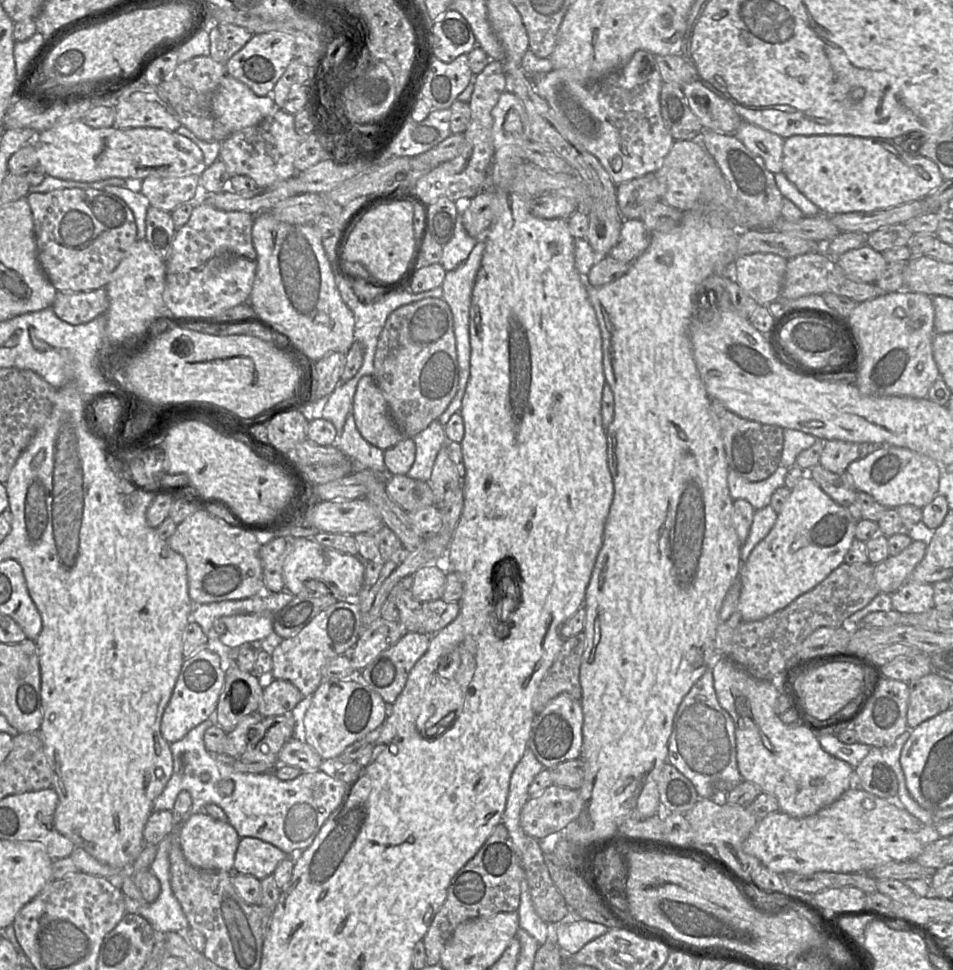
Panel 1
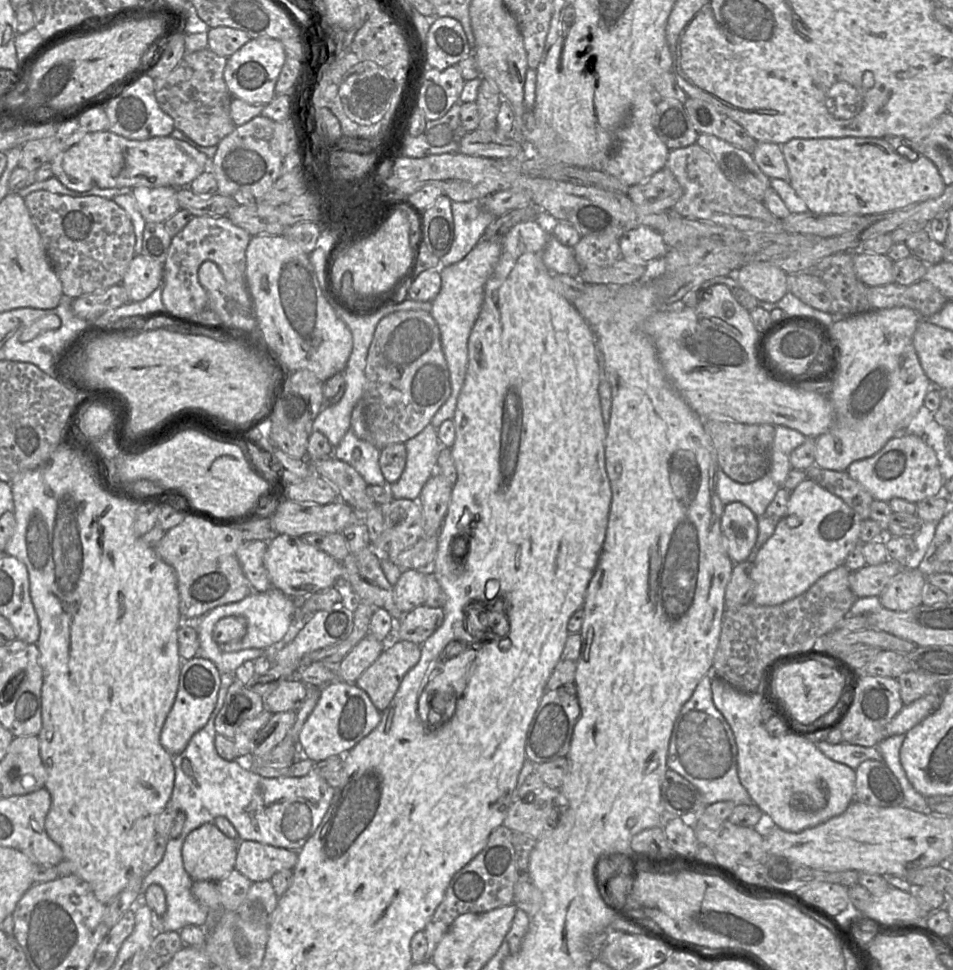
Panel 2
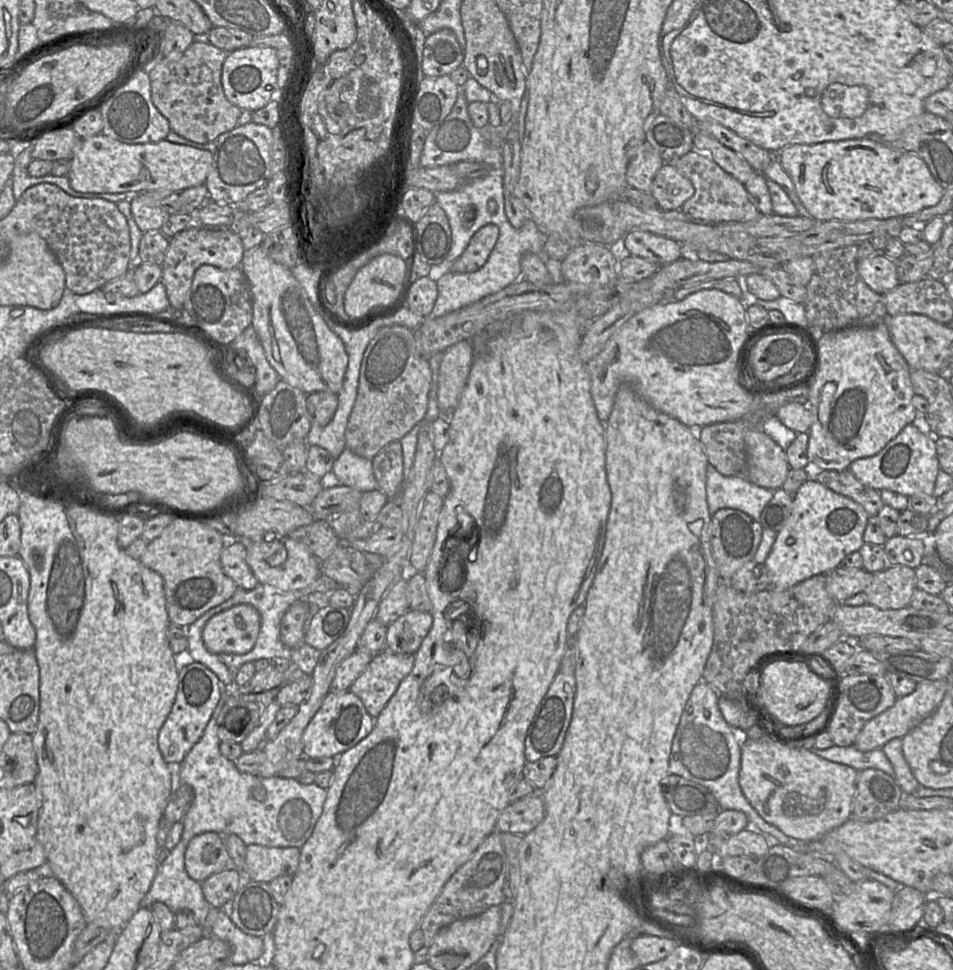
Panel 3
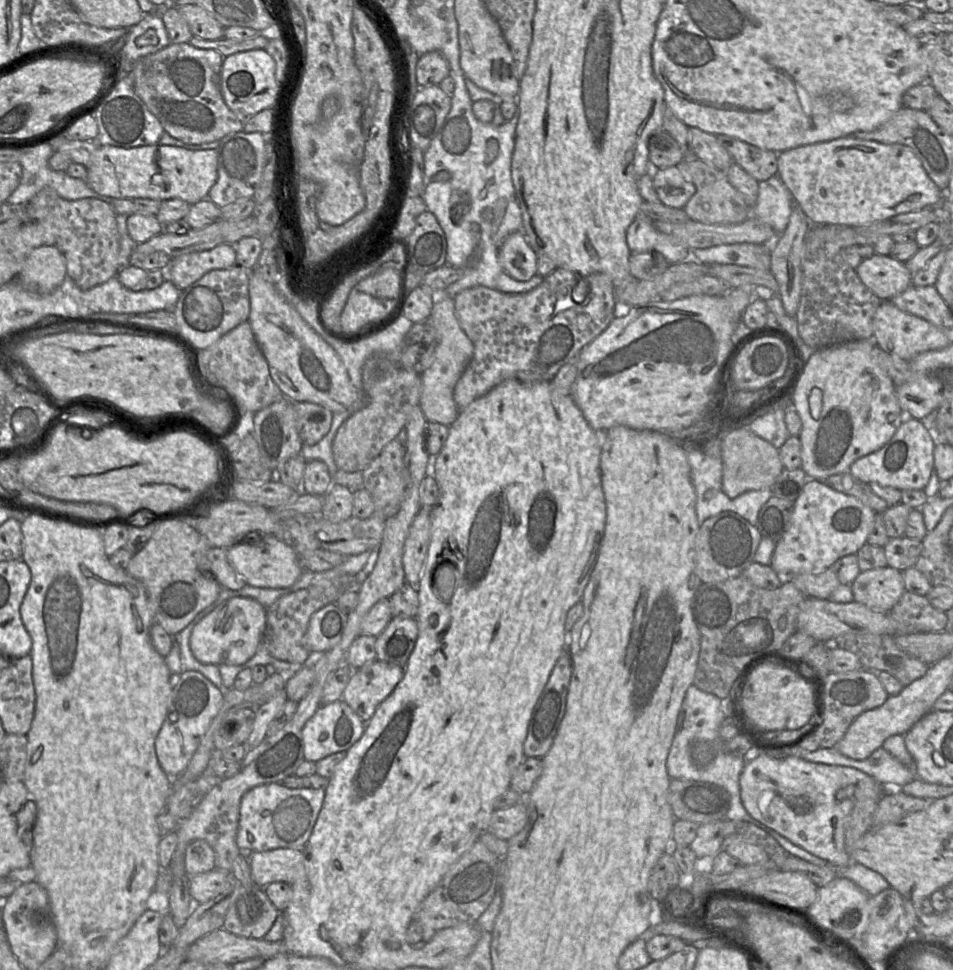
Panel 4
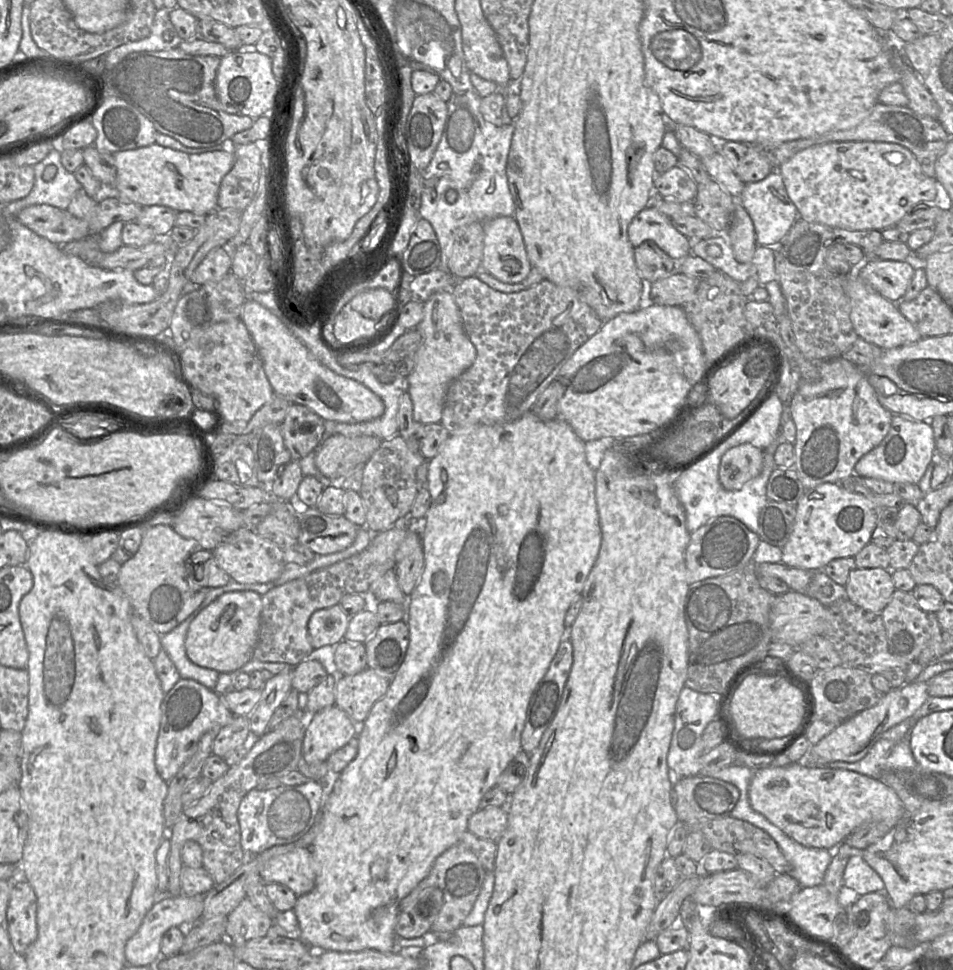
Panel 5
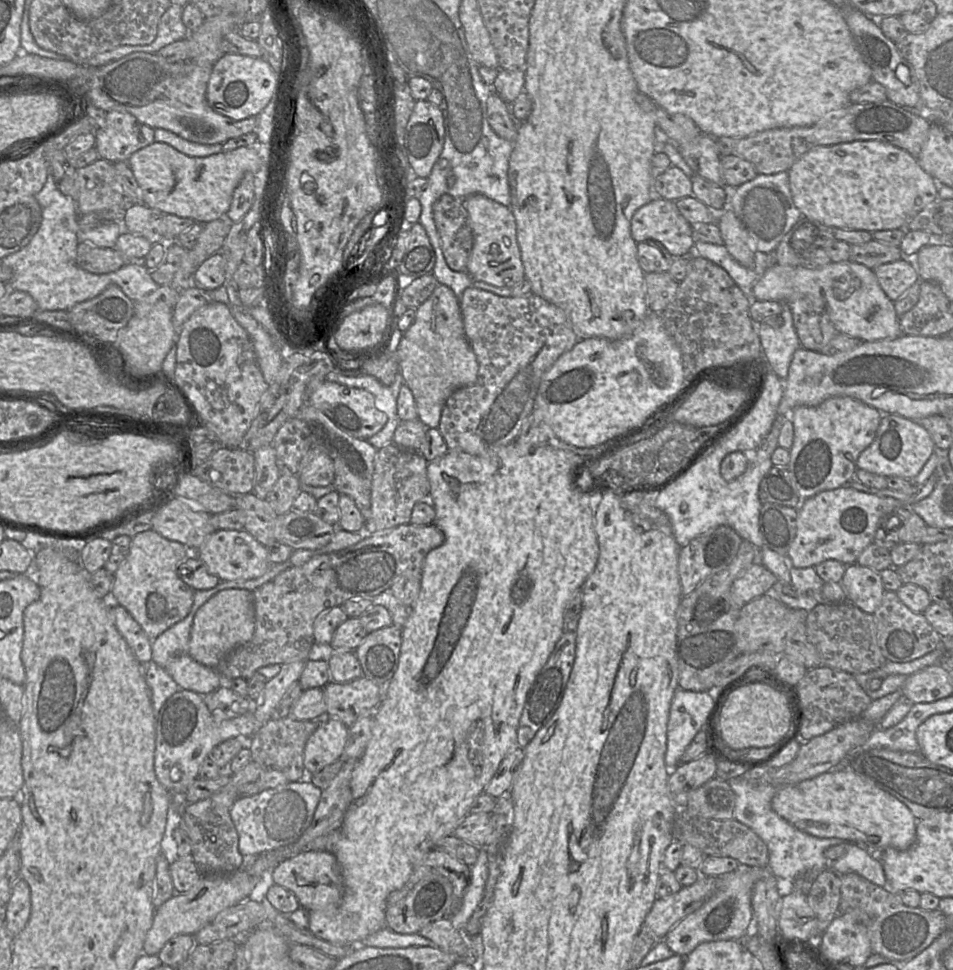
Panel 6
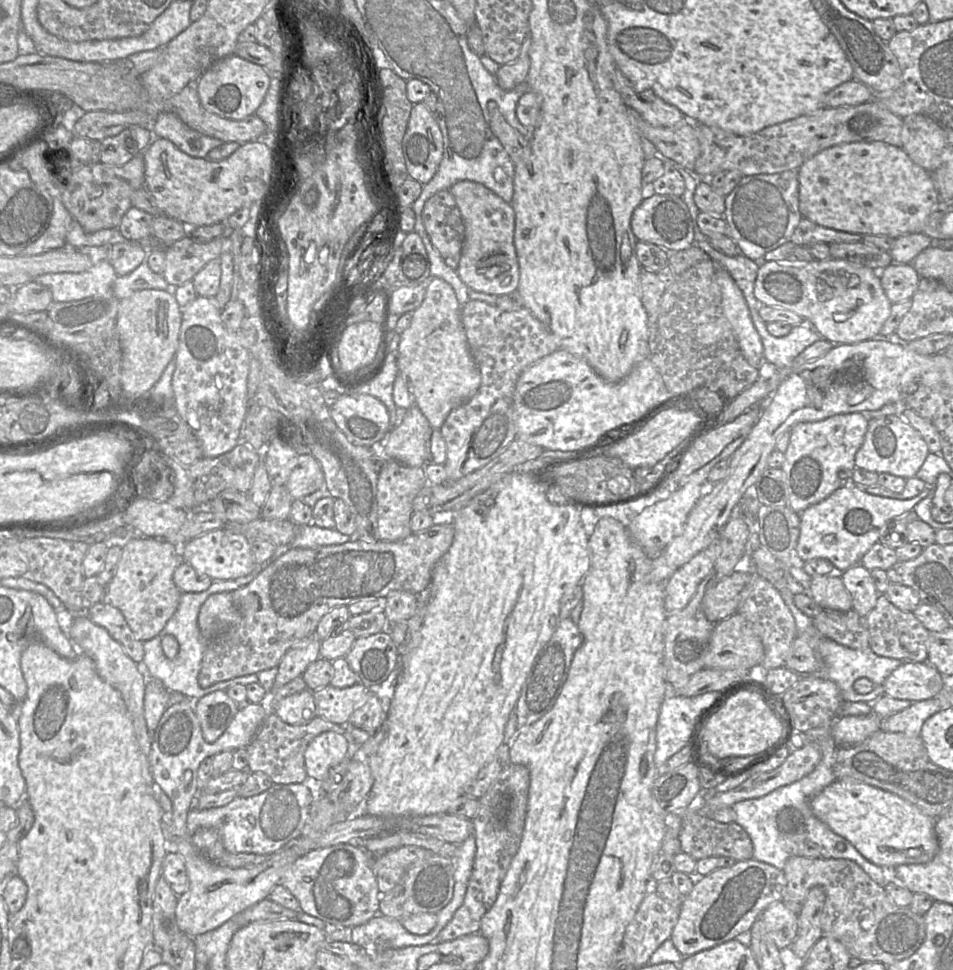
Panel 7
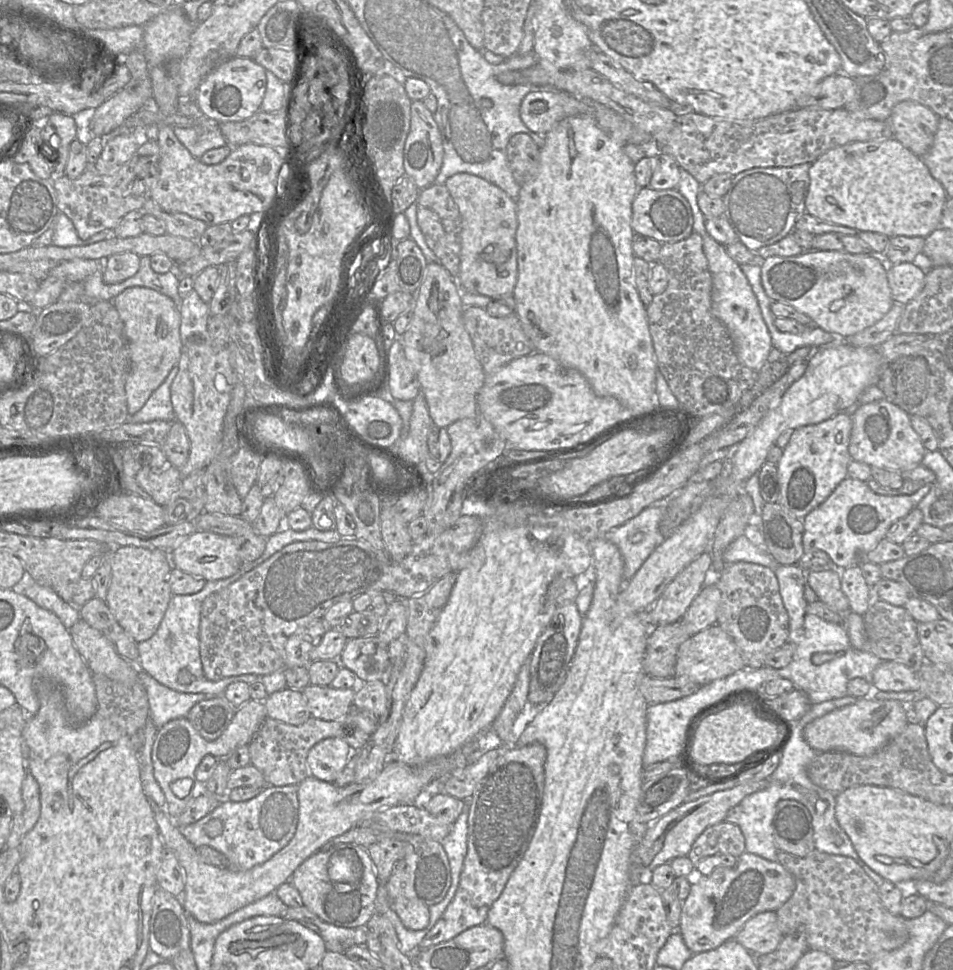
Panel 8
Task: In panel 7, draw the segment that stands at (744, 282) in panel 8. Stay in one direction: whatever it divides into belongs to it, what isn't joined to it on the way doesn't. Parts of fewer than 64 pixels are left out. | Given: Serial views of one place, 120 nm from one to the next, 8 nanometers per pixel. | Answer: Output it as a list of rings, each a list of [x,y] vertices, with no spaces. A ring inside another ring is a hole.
[[[718,265],[717,282],[722,293],[723,313],[732,327],[740,351],[751,366],[758,368],[764,361],[763,343],[753,324],[743,293],[729,272]]]

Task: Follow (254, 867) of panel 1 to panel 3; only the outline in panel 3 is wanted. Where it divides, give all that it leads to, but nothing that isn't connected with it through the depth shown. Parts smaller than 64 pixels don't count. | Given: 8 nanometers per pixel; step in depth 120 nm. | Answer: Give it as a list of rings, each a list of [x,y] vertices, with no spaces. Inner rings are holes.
[[[251,844],[246,847],[244,880],[271,882],[280,876],[293,876],[300,861],[300,848],[266,847]]]

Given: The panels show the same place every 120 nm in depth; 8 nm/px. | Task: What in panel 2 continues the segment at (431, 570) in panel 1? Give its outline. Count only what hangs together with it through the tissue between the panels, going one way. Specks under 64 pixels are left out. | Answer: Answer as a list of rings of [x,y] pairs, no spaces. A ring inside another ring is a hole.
[[[406,570],[394,585],[394,601],[403,613],[408,613],[420,605],[425,605],[424,575],[419,570]]]

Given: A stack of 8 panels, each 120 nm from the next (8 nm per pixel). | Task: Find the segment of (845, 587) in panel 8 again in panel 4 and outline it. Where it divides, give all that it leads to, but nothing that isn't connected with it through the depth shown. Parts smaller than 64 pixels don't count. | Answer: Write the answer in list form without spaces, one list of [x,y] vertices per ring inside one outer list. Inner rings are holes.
[[[889,566],[861,571],[850,587],[854,601],[884,613],[889,613],[906,591],[902,571]]]

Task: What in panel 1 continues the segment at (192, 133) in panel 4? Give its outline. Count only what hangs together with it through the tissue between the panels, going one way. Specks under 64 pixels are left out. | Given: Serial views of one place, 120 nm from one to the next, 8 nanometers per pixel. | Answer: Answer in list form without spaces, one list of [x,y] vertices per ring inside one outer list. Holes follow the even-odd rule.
[[[210,56],[195,57],[178,64],[169,79],[157,86],[158,95],[177,113],[181,125],[199,139],[207,142],[223,142],[231,133],[213,116],[211,101],[225,75],[227,75],[226,64],[218,63]]]

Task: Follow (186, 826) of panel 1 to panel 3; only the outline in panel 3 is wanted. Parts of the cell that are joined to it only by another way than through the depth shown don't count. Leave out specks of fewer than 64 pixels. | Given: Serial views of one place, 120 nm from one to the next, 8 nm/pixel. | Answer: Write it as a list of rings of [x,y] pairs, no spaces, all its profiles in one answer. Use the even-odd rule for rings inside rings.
[[[205,832],[193,837],[184,858],[186,872],[199,882],[231,865],[224,837],[216,832]]]

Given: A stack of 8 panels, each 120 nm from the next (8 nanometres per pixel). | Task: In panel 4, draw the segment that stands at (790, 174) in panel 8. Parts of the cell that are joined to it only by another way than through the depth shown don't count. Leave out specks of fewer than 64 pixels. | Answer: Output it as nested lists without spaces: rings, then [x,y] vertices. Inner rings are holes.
[[[775,175],[759,182],[758,198],[751,208],[751,215],[769,225],[777,235],[780,235],[788,226],[792,205],[790,192]]]

